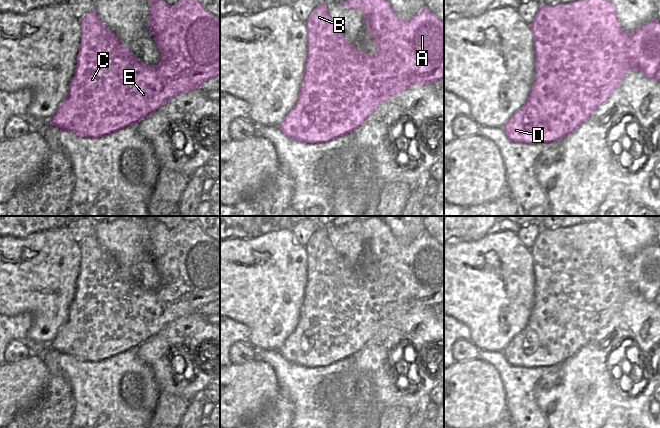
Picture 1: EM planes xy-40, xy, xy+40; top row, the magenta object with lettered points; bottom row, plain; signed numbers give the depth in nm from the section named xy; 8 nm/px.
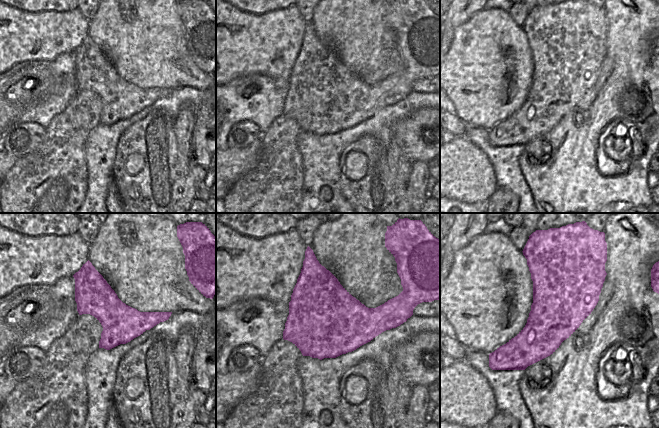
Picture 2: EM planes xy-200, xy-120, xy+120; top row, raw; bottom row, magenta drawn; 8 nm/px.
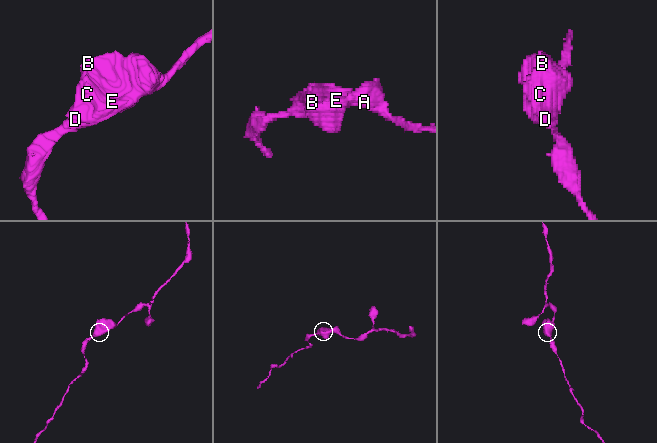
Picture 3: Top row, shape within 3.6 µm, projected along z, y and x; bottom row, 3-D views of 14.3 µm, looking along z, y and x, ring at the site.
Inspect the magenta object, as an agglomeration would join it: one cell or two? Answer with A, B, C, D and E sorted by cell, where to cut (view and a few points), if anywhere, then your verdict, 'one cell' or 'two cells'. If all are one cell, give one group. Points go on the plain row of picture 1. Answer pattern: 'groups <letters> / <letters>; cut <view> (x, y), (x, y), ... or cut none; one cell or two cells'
groups A B C D E; cut none; one cell

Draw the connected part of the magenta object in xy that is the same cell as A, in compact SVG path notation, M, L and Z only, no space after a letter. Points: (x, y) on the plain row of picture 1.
M372 216L366 221L356 220L348 225L342 225L339 227L342 231L348 231L350 233L360 233L366 246L367 254L371 258L377 276L374 279L368 279L364 275L359 275L354 270L349 268L341 255L334 249L333 245L329 241L328 233L325 227L320 227L311 236L309 242L305 246L305 252L307 254L307 284L305 286L305 294L303 296L303 304L301 306L301 312L299 314L299 322L295 330L287 337L283 345L281 346L279 352L281 356L296 365L302 367L324 367L332 363L336 363L342 359L347 359L348 357L357 353L379 330L382 325L386 325L392 319L398 319L405 315L408 311L412 309L422 309L424 307L434 307L440 303L444 302L444 246L436 241L429 233L424 231L418 237L413 239L410 243L402 243L396 239L389 227L385 224L383 219L377 216Z

